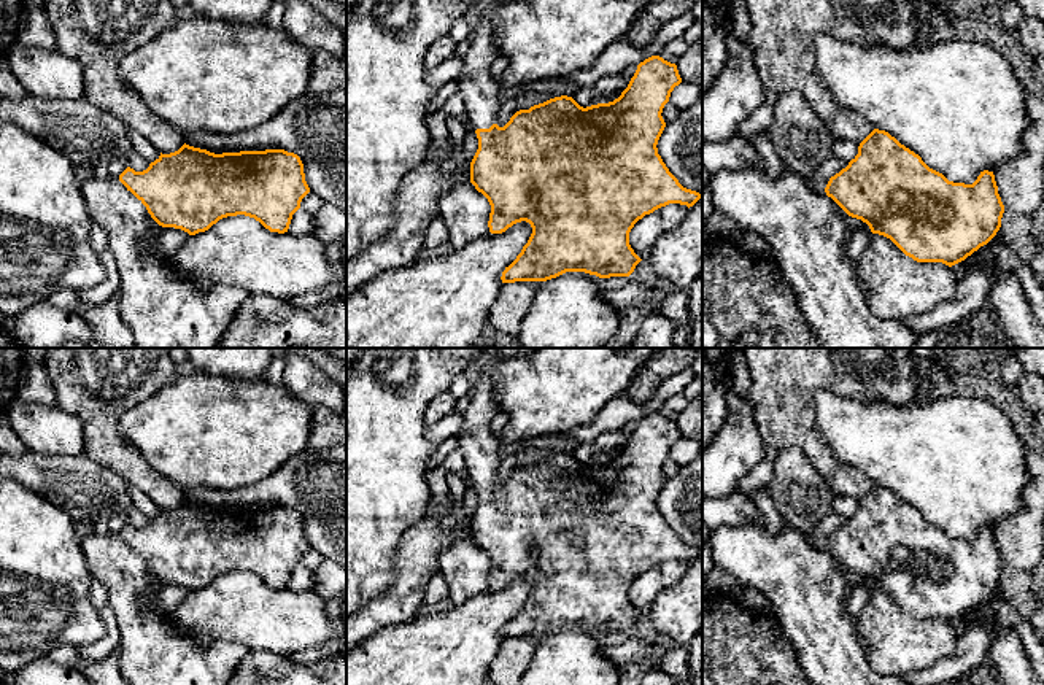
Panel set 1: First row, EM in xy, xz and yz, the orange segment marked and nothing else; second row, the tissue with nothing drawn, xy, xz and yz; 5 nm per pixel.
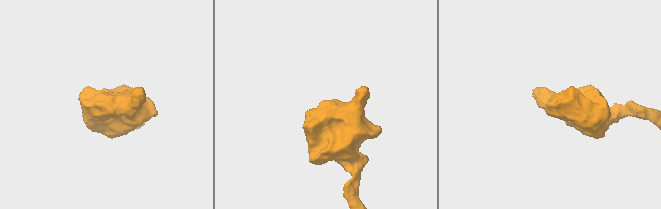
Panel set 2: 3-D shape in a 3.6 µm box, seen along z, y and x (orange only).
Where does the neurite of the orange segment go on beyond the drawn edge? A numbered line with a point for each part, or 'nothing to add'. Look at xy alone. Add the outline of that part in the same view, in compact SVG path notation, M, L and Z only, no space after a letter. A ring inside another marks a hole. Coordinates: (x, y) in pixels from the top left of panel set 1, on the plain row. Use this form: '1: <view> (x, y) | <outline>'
nothing to add

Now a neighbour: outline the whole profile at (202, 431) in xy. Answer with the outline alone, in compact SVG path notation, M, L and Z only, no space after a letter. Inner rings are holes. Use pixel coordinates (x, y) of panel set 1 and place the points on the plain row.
M195 370L121 418L121 432L162 477L186 490L240 490L308 447L311 407L284 385Z

